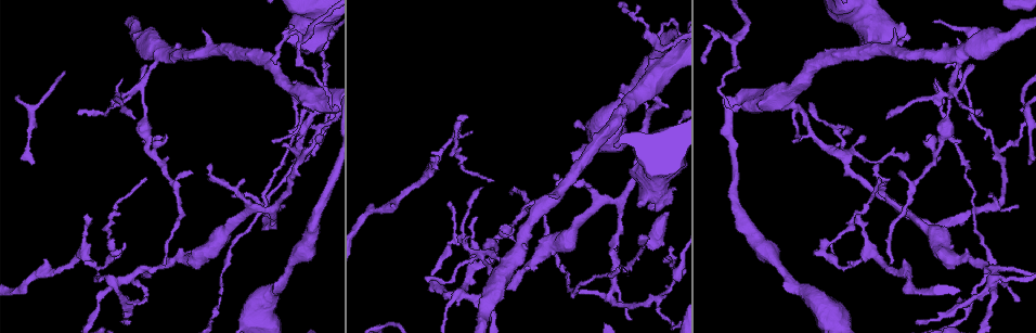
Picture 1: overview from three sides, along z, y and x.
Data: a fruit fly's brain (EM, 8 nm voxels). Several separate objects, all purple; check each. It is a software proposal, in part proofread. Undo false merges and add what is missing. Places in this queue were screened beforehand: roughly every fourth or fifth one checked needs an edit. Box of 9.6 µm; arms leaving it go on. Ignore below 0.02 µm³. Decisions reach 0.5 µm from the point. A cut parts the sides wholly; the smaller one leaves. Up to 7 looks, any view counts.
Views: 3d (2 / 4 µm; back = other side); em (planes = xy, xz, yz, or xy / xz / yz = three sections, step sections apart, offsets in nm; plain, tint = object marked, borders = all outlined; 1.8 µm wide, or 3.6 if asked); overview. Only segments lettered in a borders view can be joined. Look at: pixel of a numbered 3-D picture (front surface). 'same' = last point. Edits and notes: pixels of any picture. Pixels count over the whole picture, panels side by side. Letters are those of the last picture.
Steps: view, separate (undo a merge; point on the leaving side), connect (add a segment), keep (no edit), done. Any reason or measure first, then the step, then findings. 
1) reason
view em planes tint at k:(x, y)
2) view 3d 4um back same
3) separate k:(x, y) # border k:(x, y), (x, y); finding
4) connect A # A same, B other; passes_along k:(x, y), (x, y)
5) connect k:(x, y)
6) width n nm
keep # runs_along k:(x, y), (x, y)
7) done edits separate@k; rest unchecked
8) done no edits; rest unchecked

sharp bend
view em xz step 16 tint at 1:(114, 286)

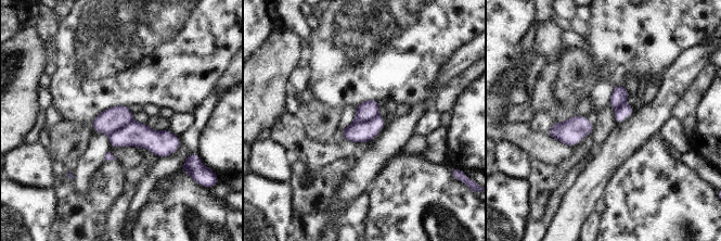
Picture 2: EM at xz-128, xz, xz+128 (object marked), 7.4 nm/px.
cut it another way
view em planes tint same

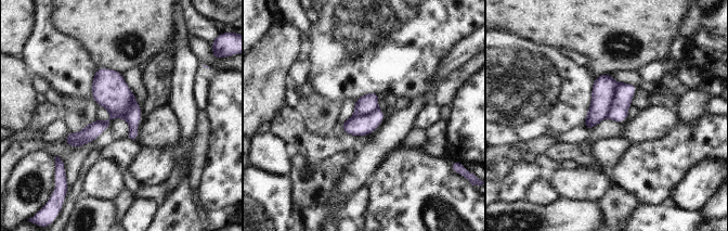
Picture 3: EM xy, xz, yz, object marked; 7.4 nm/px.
see the neighbours
view em planes borders same

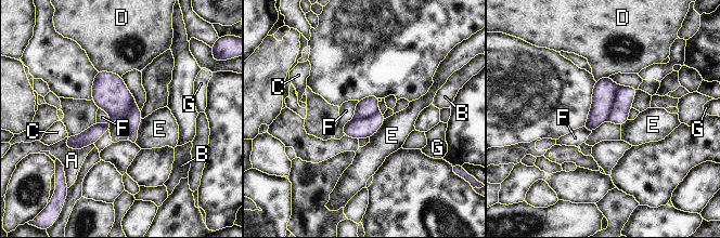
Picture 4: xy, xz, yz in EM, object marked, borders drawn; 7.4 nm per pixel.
longest_contact F 280 nm
separate 4:(604, 89) # A other, B other, C other, D other, E other, F other, G other; border 4:(619, 86), (616, 89), (606, 120); two neurons meet here

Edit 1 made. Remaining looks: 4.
long arm stops here
view 3d 2um at 1:(146, 177)

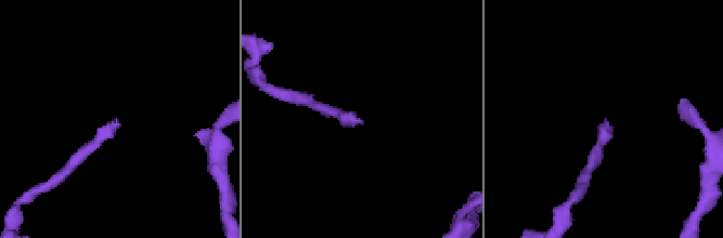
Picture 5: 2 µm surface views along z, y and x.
view em planes plain at 5:(117, 122)

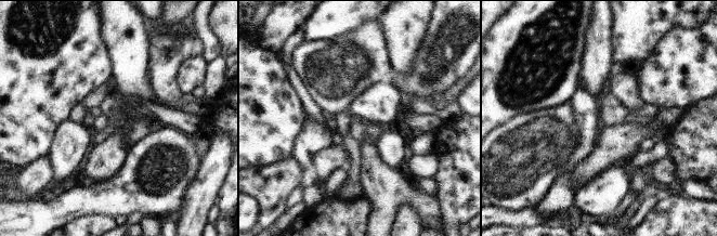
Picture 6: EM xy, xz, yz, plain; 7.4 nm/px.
what lies round it
view em planes borders same

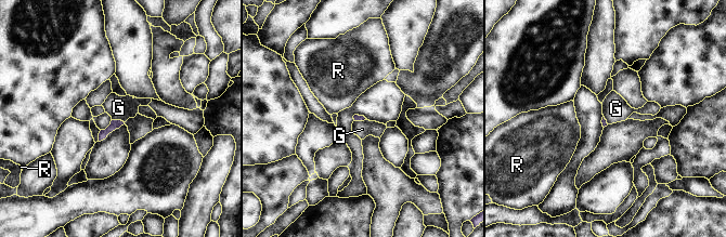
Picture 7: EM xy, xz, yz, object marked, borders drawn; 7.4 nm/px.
connect G # G same, R other; passes_along 7:(114, 124), (118, 120), (118, 107); it goes on there

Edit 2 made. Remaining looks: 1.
done edits separate@4, connect@7; rest unchecked

